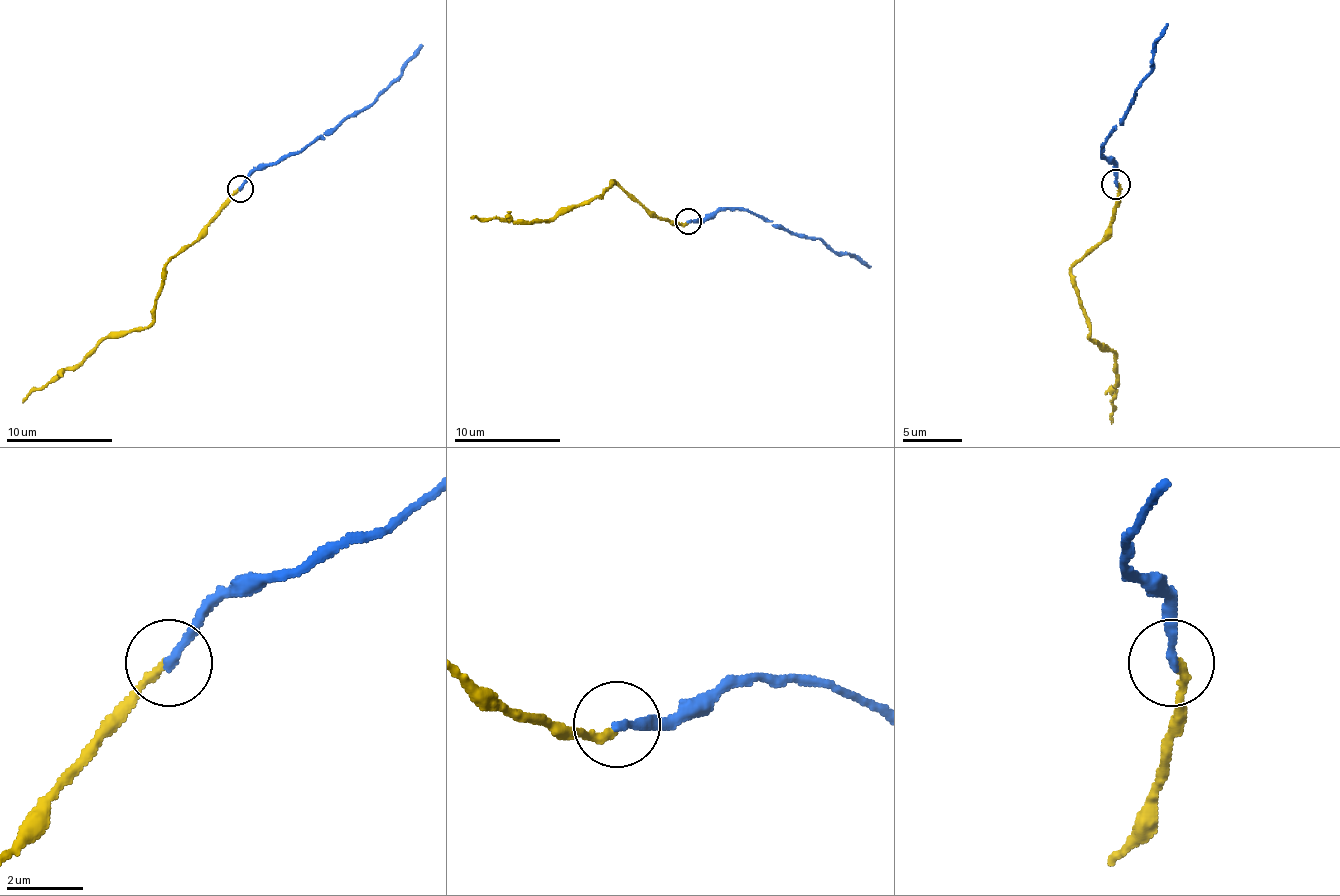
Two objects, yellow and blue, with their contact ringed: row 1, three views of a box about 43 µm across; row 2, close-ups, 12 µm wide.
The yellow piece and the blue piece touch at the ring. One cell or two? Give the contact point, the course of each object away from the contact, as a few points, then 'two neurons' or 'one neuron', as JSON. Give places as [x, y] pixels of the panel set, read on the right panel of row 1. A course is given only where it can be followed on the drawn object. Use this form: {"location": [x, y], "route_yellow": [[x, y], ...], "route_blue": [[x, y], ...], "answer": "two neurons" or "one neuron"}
{"location": [1116, 184], "route_yellow": [[1116, 183], [1119, 207], [1110, 231], [1072, 270], [1072, 284], [1090, 338], [1113, 353], [1116, 380], [1110, 424]], "route_blue": [[1116, 183], [1110, 163], [1101, 154], [1104, 142], [1134, 100], [1134, 88], [1152, 67], [1152, 44], [1167, 23]], "answer": "one neuron"}

